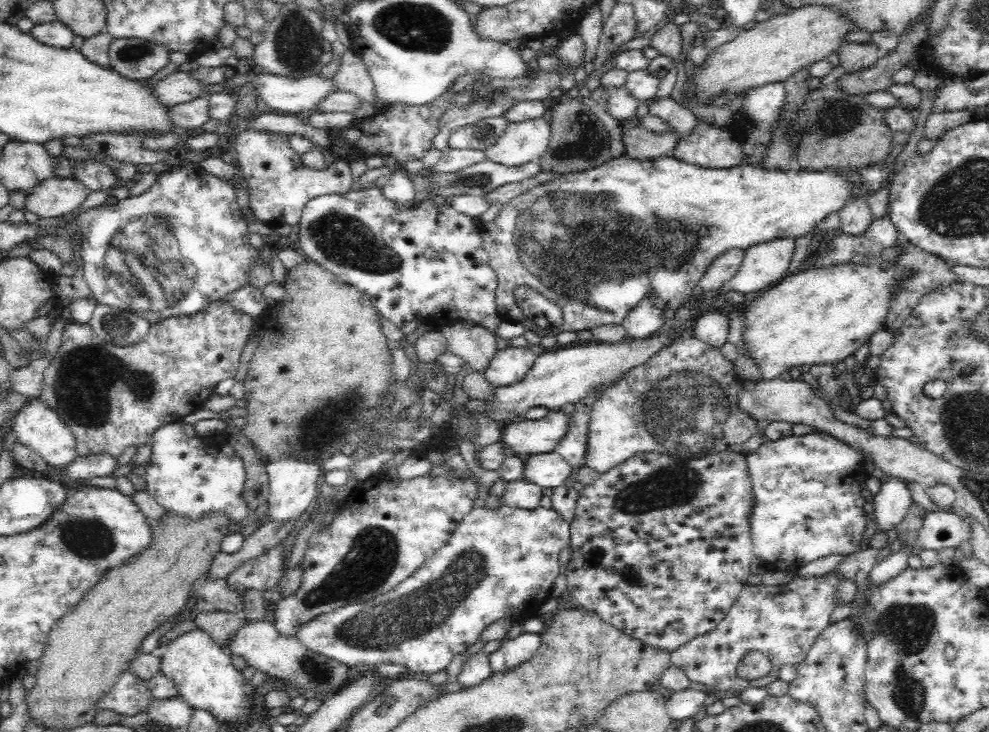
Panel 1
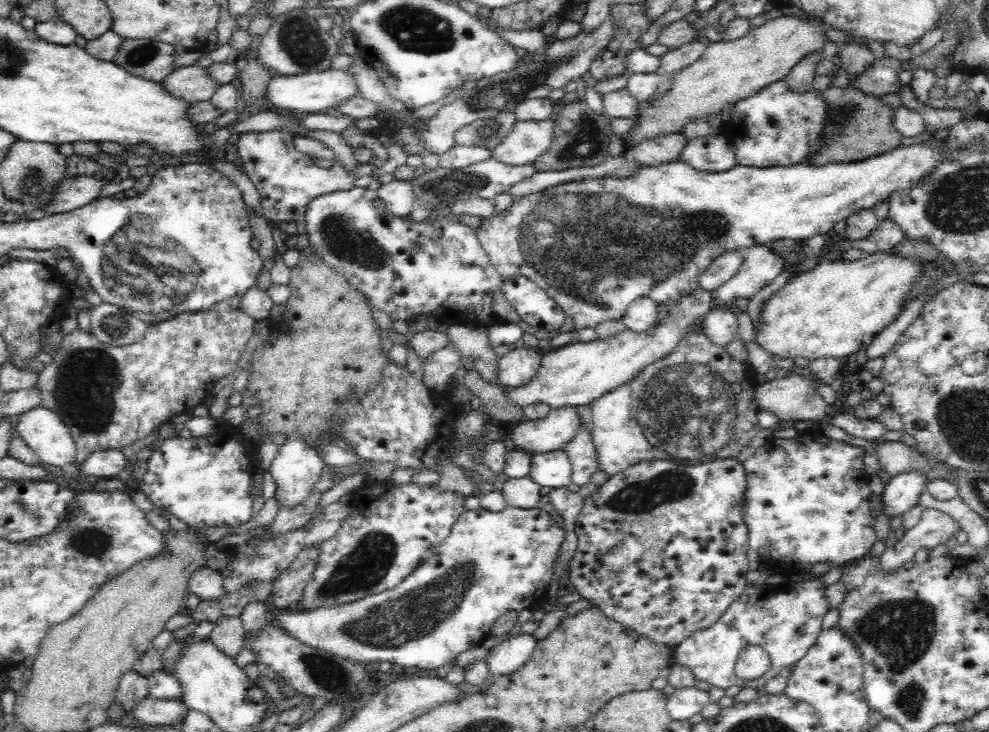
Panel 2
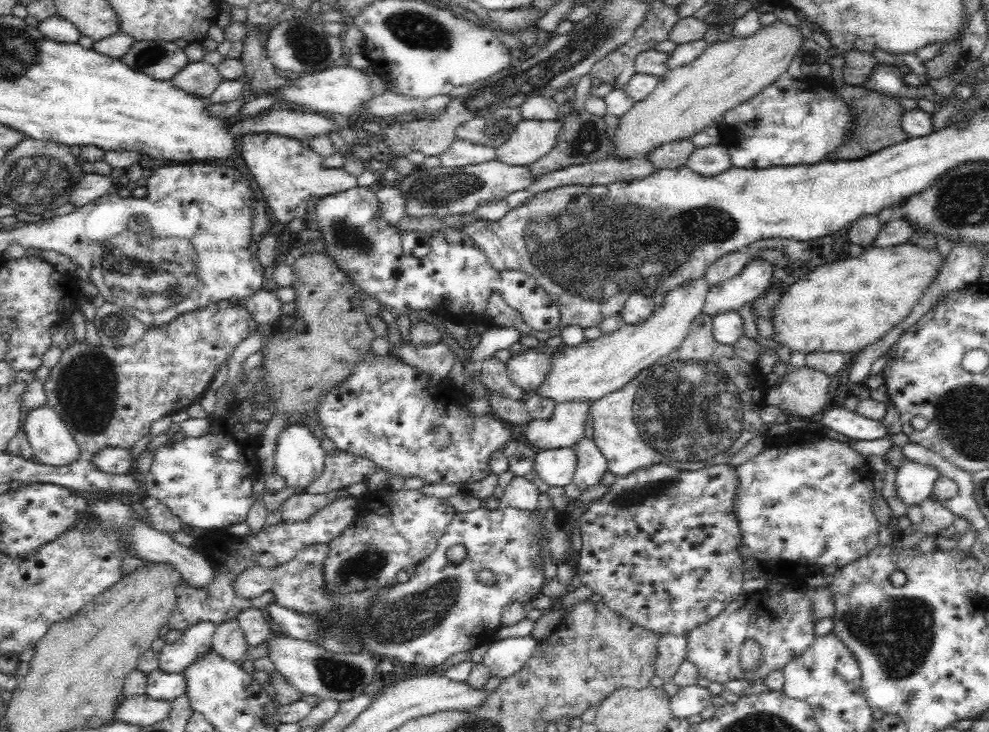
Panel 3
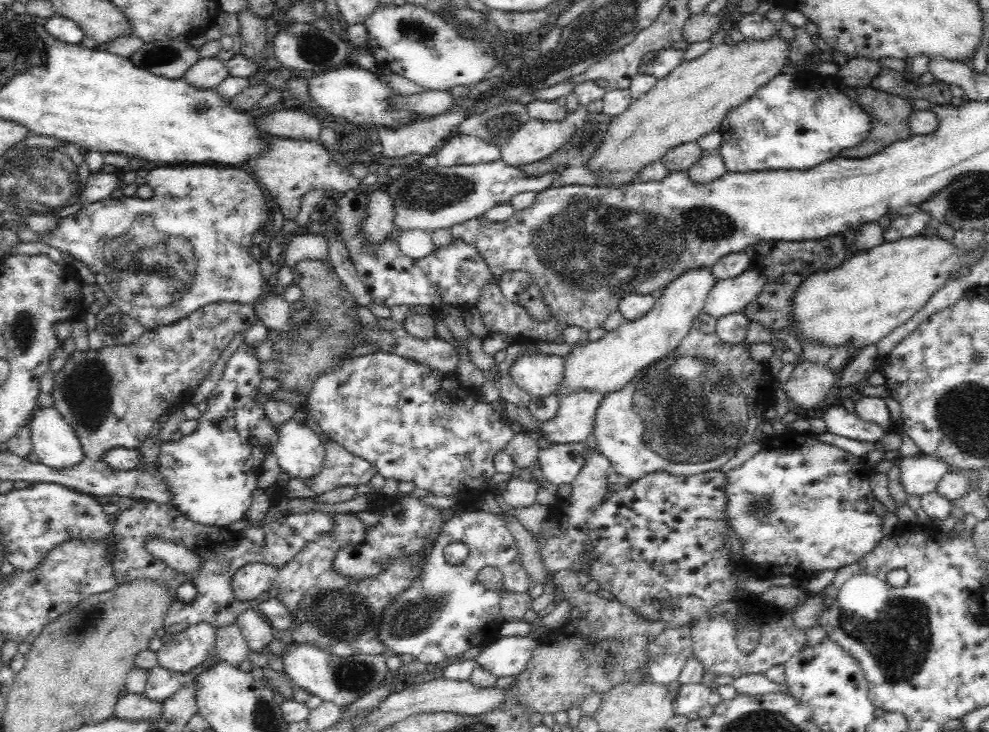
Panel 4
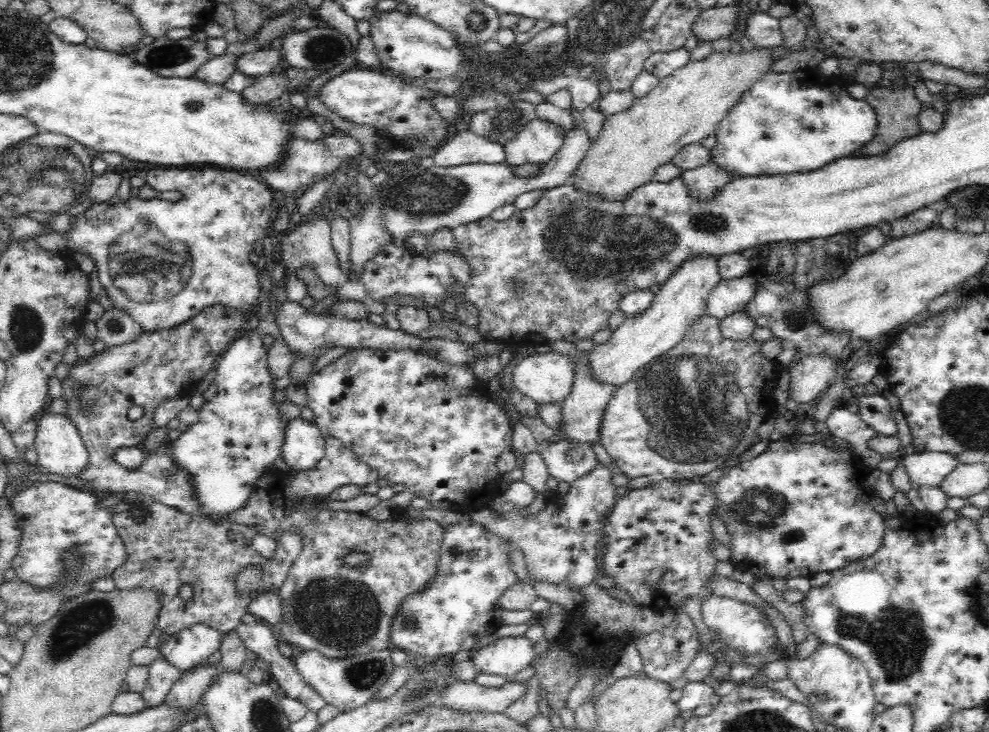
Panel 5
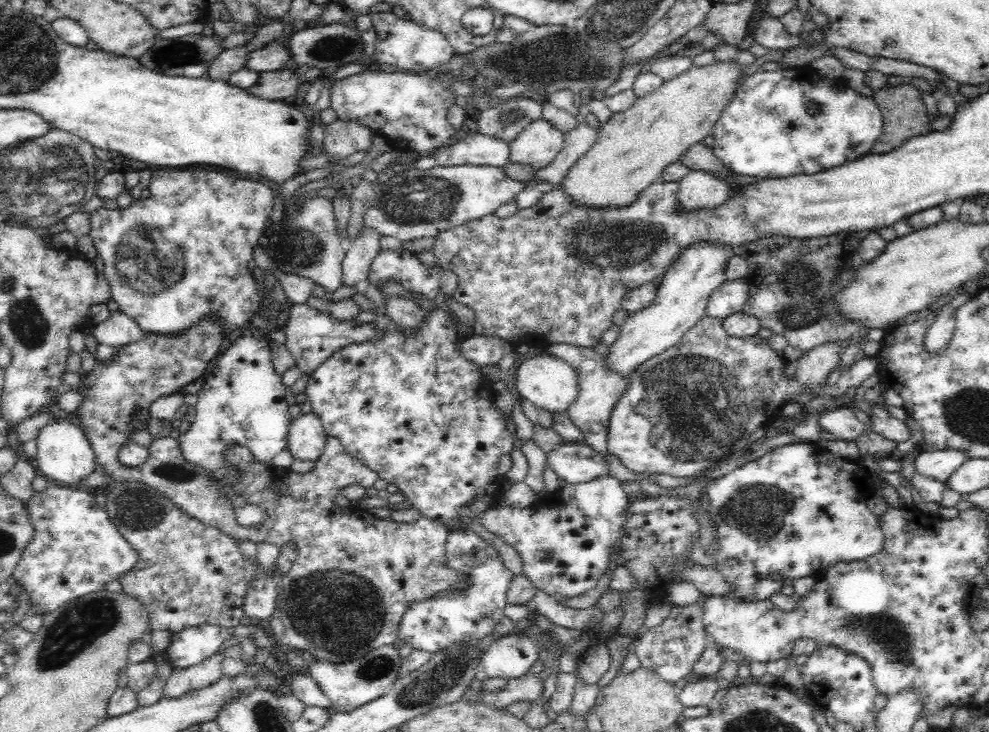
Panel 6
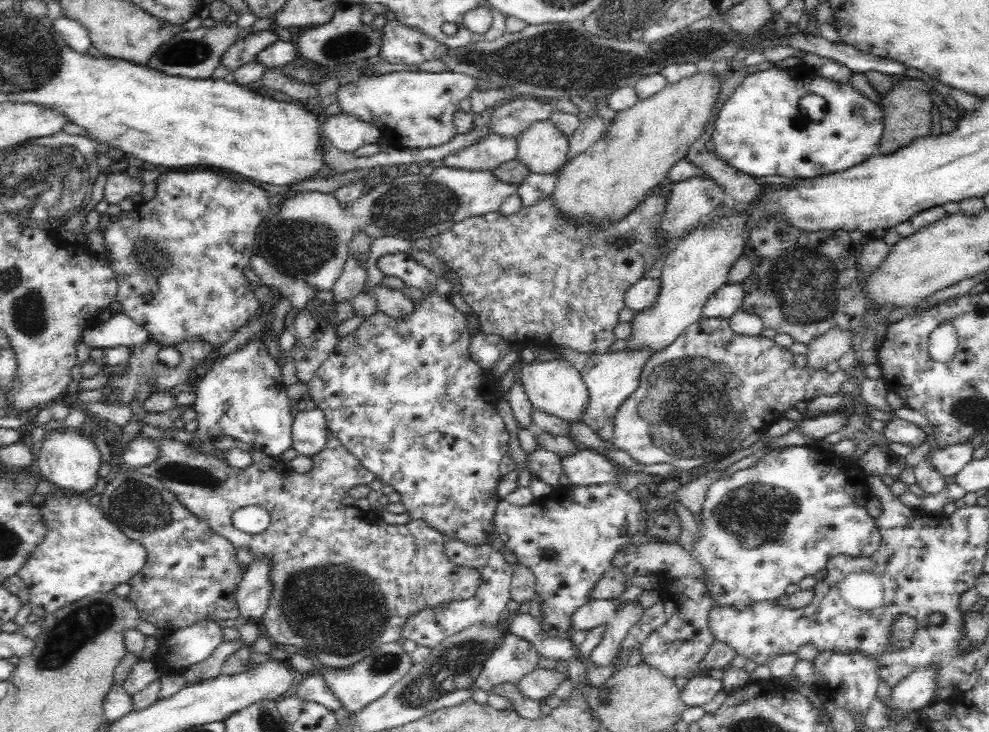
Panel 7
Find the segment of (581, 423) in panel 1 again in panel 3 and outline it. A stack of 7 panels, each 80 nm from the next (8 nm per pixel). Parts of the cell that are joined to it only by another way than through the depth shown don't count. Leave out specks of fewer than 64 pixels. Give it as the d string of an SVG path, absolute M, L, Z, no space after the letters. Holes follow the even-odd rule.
M585 436L580 438L572 449L576 453L576 468L572 483L578 486L578 490L584 492L590 486L599 484L600 478L606 472L606 460L593 439Z

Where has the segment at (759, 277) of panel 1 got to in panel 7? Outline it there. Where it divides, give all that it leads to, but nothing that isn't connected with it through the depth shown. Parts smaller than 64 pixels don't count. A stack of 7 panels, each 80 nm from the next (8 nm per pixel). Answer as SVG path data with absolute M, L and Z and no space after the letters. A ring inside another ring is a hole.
M726 283L706 301L702 318L730 318L743 306L745 292L741 283Z

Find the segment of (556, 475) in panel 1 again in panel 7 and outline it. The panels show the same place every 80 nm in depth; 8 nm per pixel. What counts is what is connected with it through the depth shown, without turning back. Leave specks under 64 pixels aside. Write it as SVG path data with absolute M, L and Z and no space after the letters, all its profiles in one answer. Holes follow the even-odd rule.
M576 448L572 454L559 456L559 459L570 485L592 486L617 482L614 465L597 451Z

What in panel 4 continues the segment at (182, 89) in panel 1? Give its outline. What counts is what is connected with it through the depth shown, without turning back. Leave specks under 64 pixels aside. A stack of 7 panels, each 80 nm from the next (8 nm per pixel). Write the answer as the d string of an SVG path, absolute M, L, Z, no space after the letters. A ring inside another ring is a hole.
M214 58L199 59L183 74L189 86L199 90L215 90L229 76L225 64Z

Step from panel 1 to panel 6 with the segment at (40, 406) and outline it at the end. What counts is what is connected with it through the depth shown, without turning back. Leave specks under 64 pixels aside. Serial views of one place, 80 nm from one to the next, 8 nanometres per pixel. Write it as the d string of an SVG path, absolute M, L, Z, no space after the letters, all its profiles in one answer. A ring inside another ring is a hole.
M66 417L51 419L42 427L35 441L37 457L33 463L42 470L42 476L48 476L58 484L66 484L67 487L68 484L76 484L90 472L94 472L94 451L88 443L88 438L84 437L83 430L79 426L72 424Z

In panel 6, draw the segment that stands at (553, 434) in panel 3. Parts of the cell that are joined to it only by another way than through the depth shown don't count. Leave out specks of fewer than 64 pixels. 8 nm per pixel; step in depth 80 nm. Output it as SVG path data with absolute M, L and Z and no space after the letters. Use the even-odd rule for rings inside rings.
M557 343L548 345L545 350L553 356L562 358L576 371L578 396L568 406L568 410L565 411L568 419L570 419L570 423L580 430L586 444L590 445L601 455L608 454L608 418L610 418L616 400L624 393L624 388L628 385L628 378L620 377L620 373L614 373L614 371L608 369L604 358L600 357L592 349L584 349L581 346L568 345L566 343Z

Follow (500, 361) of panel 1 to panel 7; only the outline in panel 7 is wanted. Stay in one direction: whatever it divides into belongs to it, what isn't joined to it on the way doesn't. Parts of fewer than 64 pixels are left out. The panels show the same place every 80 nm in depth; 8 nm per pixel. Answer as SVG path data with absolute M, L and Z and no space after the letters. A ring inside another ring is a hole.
M564 358L548 361L533 360L526 363L521 368L520 378L524 393L528 395L528 400L533 408L543 410L569 423L582 421L583 413L587 410L588 389L578 370Z

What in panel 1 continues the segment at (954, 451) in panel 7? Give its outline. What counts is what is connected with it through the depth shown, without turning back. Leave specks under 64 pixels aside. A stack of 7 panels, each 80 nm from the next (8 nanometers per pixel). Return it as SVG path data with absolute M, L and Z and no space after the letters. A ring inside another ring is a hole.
M891 477L881 483L878 493L873 495L872 518L877 533L888 533L898 530L899 524L906 516L908 506L913 502L905 480Z

